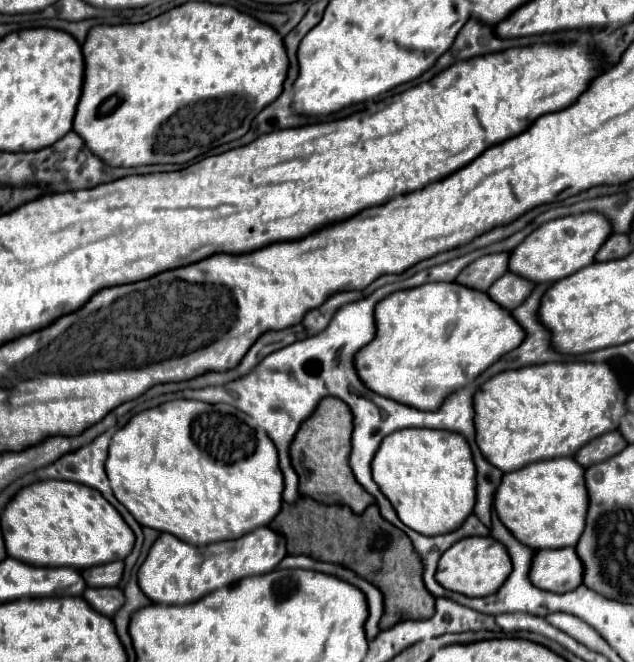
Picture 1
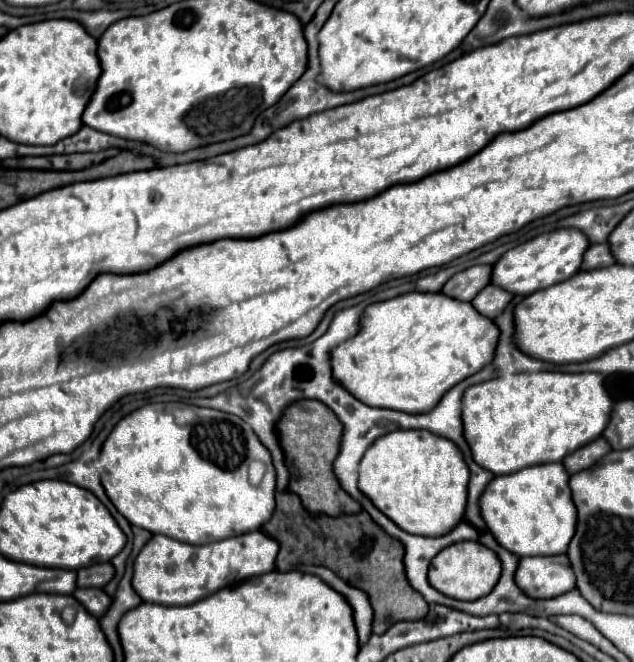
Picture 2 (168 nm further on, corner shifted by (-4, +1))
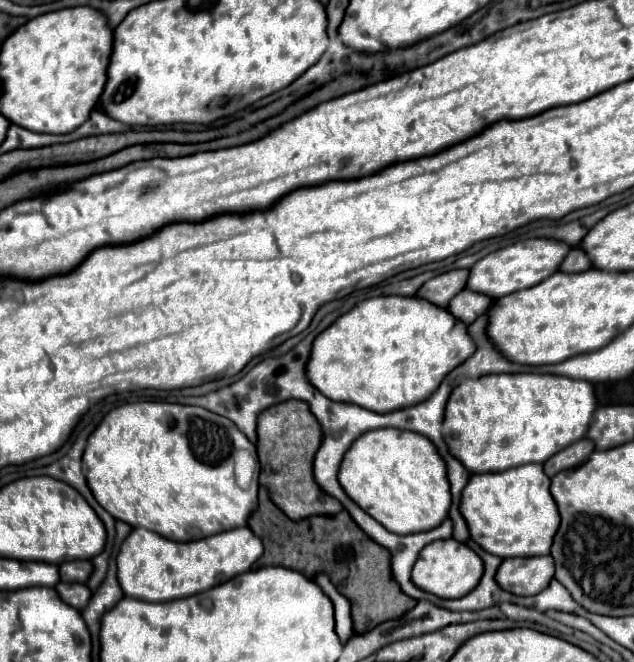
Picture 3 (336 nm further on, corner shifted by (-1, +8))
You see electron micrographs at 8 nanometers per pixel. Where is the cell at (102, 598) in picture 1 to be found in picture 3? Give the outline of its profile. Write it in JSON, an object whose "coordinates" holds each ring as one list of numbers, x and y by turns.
{"coordinates":[[58,583,54,589,58,591,60,599,64,599,64,603,68,603,70,607,76,607,78,611,86,607,92,595,92,591,82,583]]}

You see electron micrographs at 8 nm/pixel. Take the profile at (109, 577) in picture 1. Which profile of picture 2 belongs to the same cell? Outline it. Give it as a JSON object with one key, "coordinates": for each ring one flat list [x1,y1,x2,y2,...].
{"coordinates":[[111,562,105,564,95,564,95,566,87,566,83,570,77,572,77,586,79,588,103,588,113,576,115,576,115,568]]}

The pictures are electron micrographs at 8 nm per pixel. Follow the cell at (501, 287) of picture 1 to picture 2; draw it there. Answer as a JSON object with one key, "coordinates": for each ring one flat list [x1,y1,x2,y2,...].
{"coordinates":[[489,284,485,286,473,300,471,304,481,312,485,314,487,318,497,318,505,308,507,304,513,300,513,294,503,290,501,286,495,286,495,284]]}

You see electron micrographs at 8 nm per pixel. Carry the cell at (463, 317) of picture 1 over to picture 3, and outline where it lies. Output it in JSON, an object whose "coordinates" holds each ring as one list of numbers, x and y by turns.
{"coordinates":[[374,297,362,301,352,311,338,317,314,339,312,353,306,363,306,375,308,381,332,401,354,403,376,413,388,413,428,399,442,379,456,365,466,361,474,349,476,347,466,331,466,325,452,319,446,309,434,307,432,303,418,297]]}

